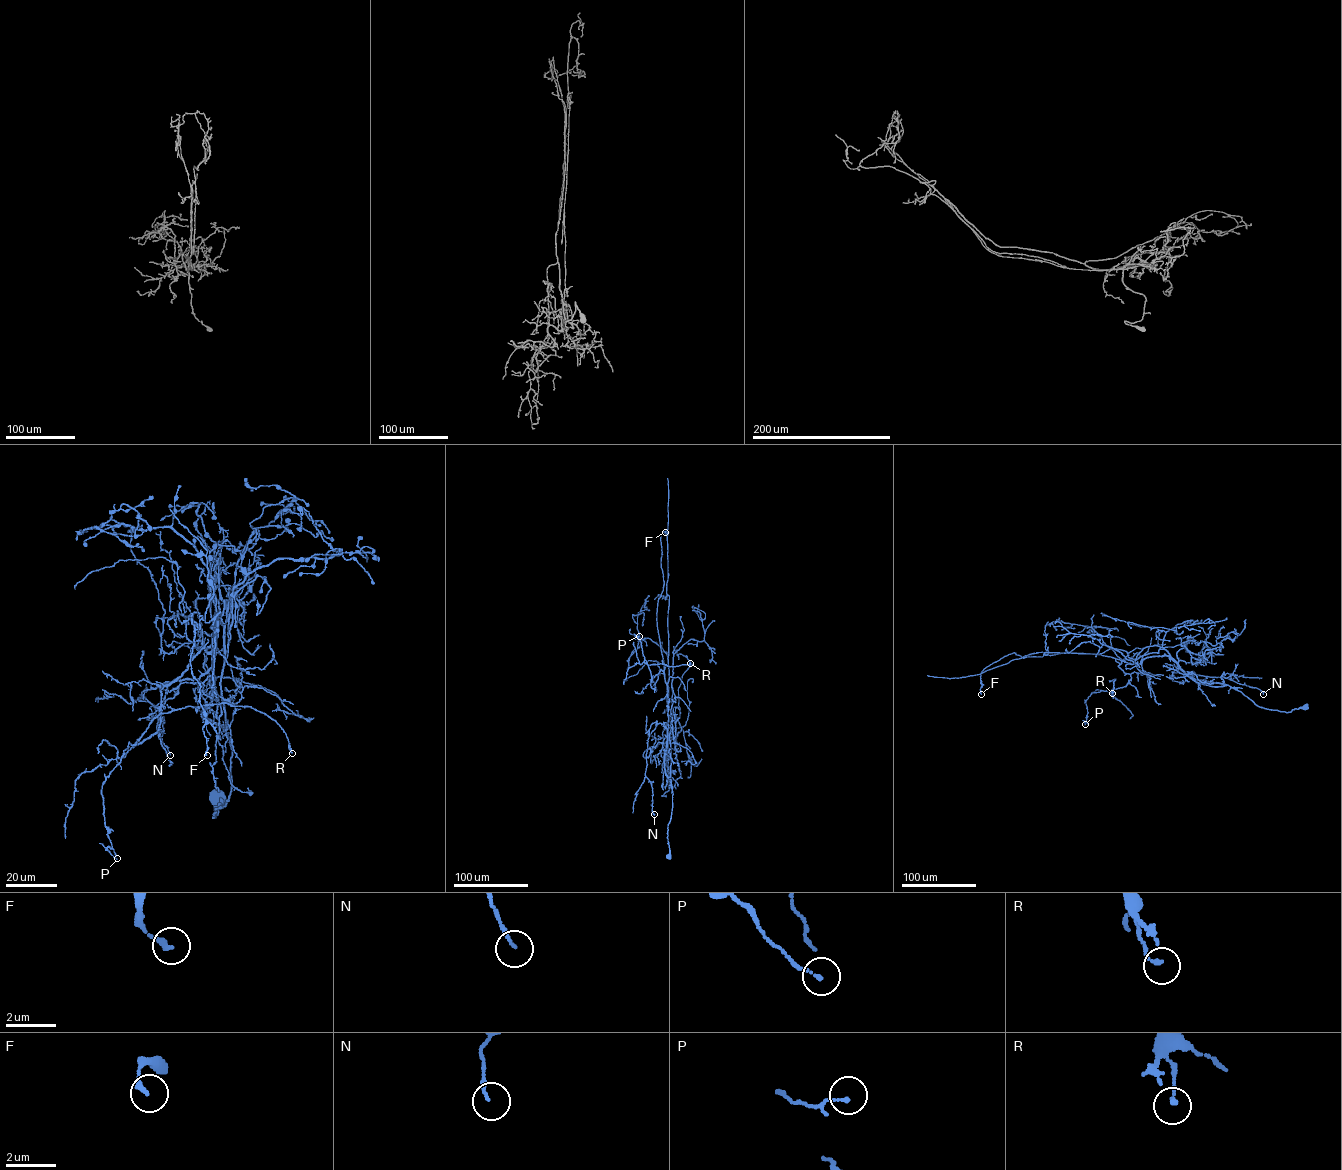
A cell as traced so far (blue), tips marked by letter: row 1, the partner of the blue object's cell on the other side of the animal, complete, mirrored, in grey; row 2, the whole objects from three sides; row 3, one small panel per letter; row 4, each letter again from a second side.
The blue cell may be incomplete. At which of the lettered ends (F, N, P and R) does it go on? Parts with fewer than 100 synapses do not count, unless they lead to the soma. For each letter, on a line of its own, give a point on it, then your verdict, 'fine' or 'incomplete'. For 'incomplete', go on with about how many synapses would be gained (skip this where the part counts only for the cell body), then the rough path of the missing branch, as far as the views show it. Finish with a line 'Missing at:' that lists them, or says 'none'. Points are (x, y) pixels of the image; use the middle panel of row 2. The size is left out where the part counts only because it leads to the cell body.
F: (665, 532) | fine
N: (654, 814) | fine
P: (639, 636) | fine
R: (690, 663) | fine
Missing at: none

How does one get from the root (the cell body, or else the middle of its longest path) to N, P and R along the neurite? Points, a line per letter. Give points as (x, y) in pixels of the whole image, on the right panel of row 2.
N: (1305, 706), (1287, 712), (1261, 707), (1227, 685), (1193, 679), (1178, 668), (1172, 671), (1227, 678), (1263, 694)
P: (1305, 706), (1261, 707), (1155, 655), (1122, 661), (1131, 679), (1092, 693), (1085, 724)
R: (1305, 706), (1261, 707), (1165, 655), (1122, 661), (1131, 679), (1110, 691), (1112, 680), (1112, 693)

